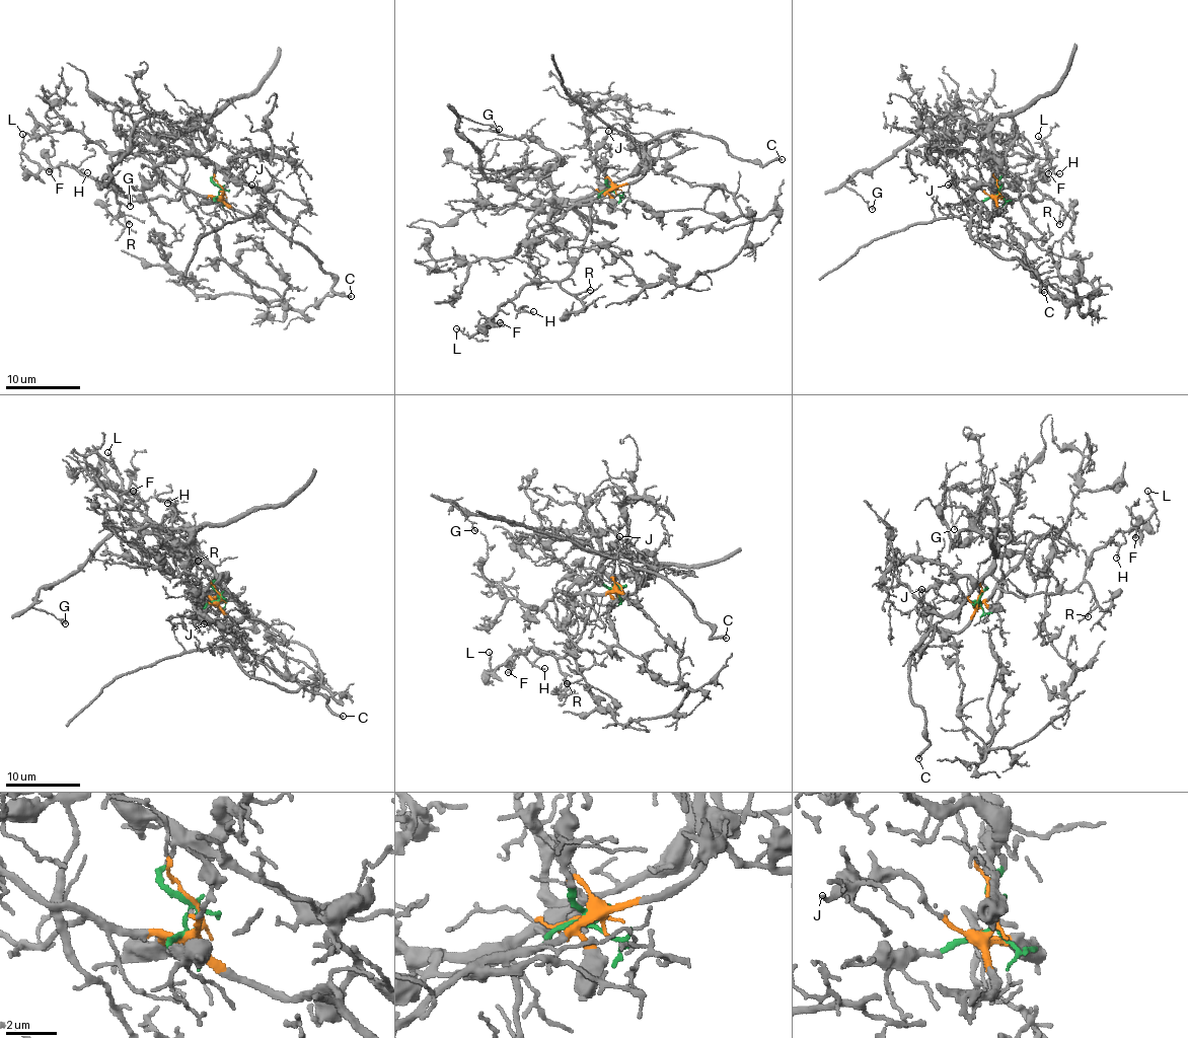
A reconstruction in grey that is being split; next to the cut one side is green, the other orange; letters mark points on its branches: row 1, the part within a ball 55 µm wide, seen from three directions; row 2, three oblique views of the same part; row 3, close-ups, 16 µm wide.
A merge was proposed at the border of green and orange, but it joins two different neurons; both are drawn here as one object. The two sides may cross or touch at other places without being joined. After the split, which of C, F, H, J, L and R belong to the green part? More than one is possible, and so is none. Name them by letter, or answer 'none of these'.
none of these

